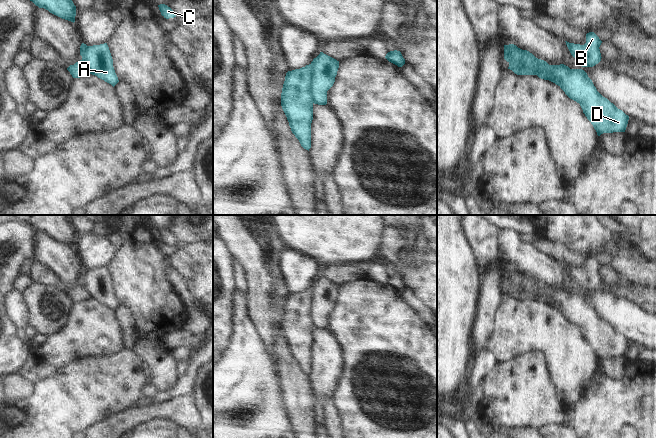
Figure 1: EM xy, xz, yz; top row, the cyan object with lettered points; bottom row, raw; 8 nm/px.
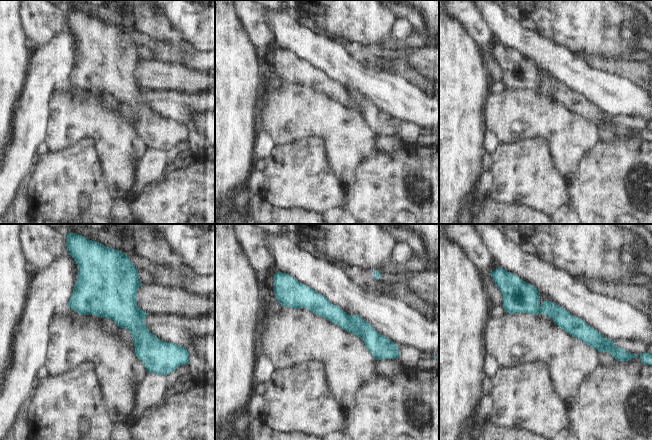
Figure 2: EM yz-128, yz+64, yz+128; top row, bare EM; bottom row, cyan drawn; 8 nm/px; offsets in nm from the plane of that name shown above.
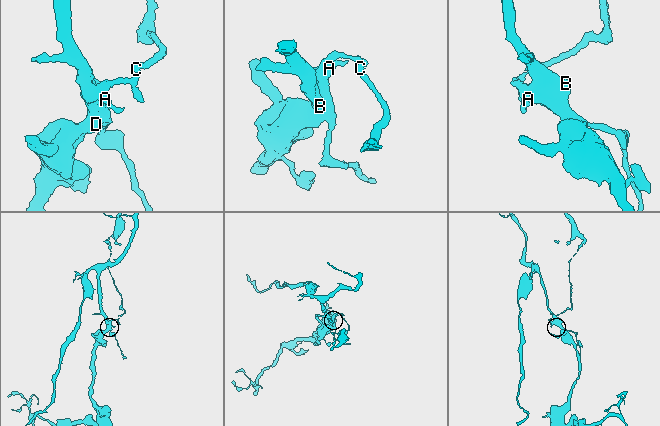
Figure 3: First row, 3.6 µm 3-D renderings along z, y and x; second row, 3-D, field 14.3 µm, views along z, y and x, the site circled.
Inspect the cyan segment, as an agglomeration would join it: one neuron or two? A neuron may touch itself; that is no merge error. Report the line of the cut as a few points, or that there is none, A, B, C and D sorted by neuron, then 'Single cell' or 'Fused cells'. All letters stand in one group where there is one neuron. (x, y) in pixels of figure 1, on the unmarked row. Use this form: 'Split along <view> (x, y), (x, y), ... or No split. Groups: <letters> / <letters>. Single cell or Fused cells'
Split along yz (509, 292), (543, 292), (549, 297), (549, 302), (552, 305). Groups: A C / B D. Fused cells

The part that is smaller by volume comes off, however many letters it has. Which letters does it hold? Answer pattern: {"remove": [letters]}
{"remove": ["A", "C"]}

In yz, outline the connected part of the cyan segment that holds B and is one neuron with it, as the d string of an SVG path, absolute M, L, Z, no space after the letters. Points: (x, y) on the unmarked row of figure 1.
M594 256L586 258L586 267L584 269L565 266L571 279L576 283L577 290L593 291L601 285L599 271L602 265Z

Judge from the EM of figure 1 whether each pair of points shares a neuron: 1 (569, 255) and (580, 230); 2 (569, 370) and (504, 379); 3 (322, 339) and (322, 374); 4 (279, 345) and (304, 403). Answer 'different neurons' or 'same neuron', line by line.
1: different neurons
2: different neurons
3: same neuron
4: same neuron

